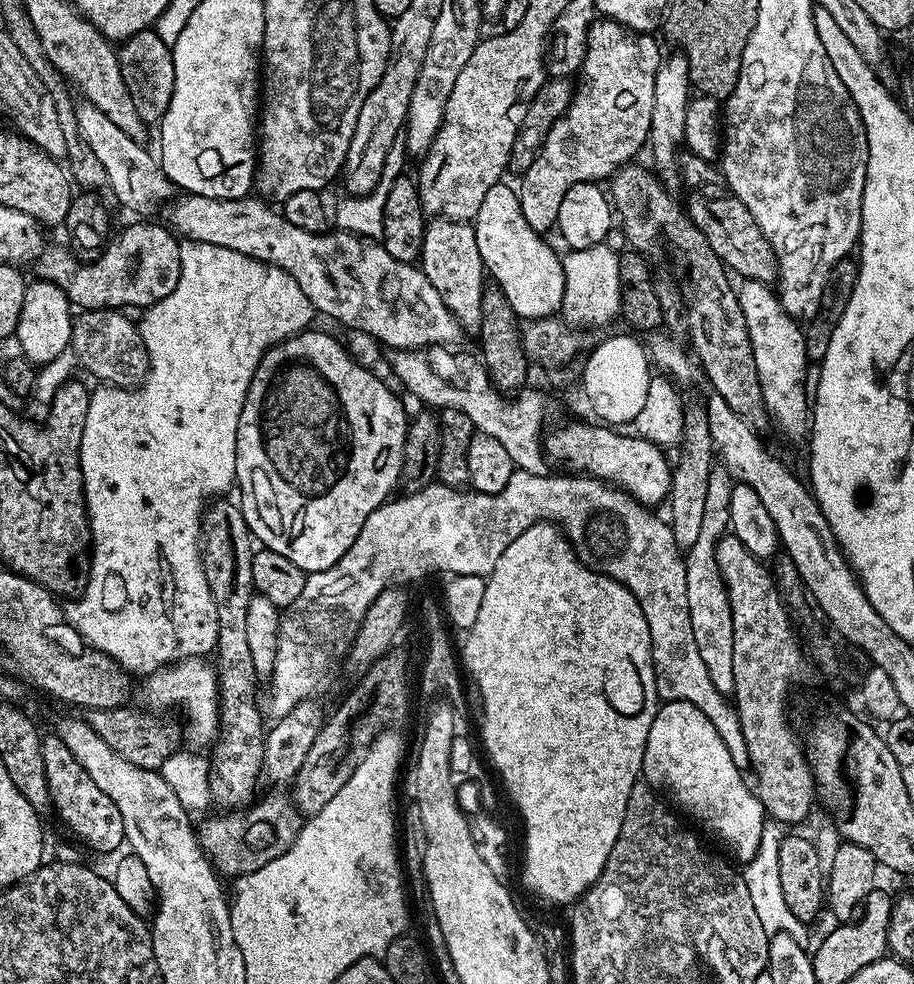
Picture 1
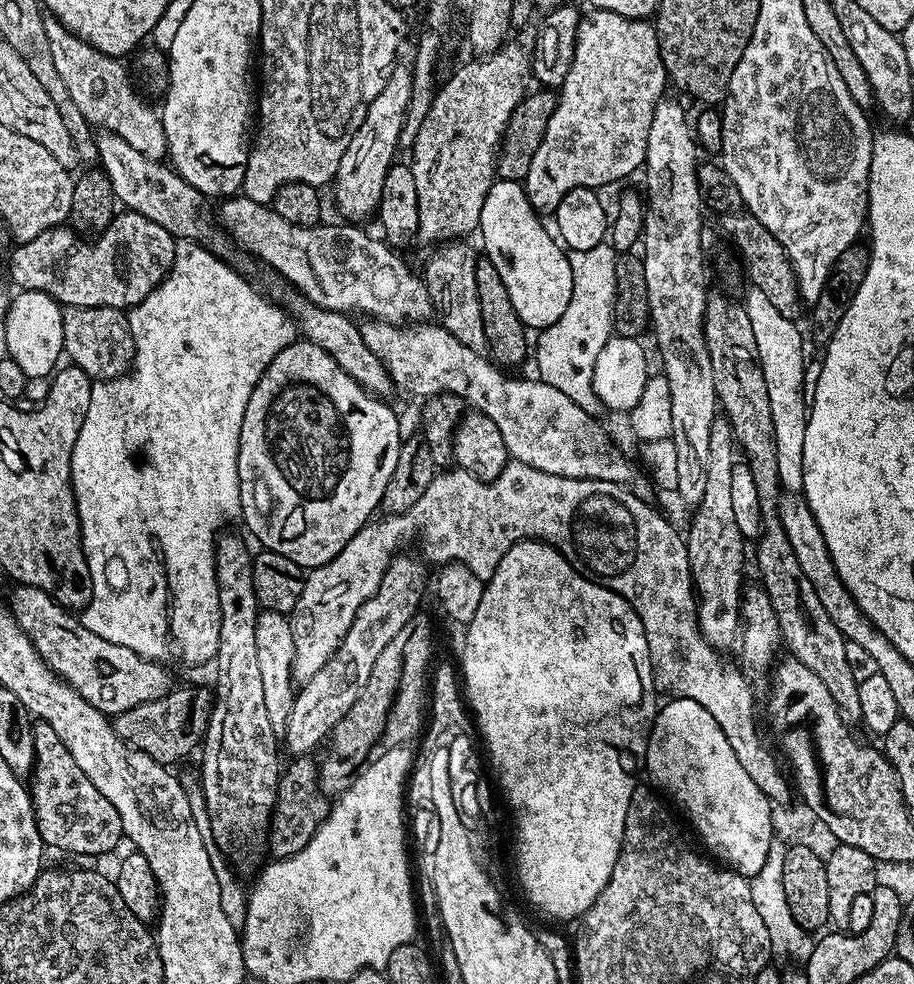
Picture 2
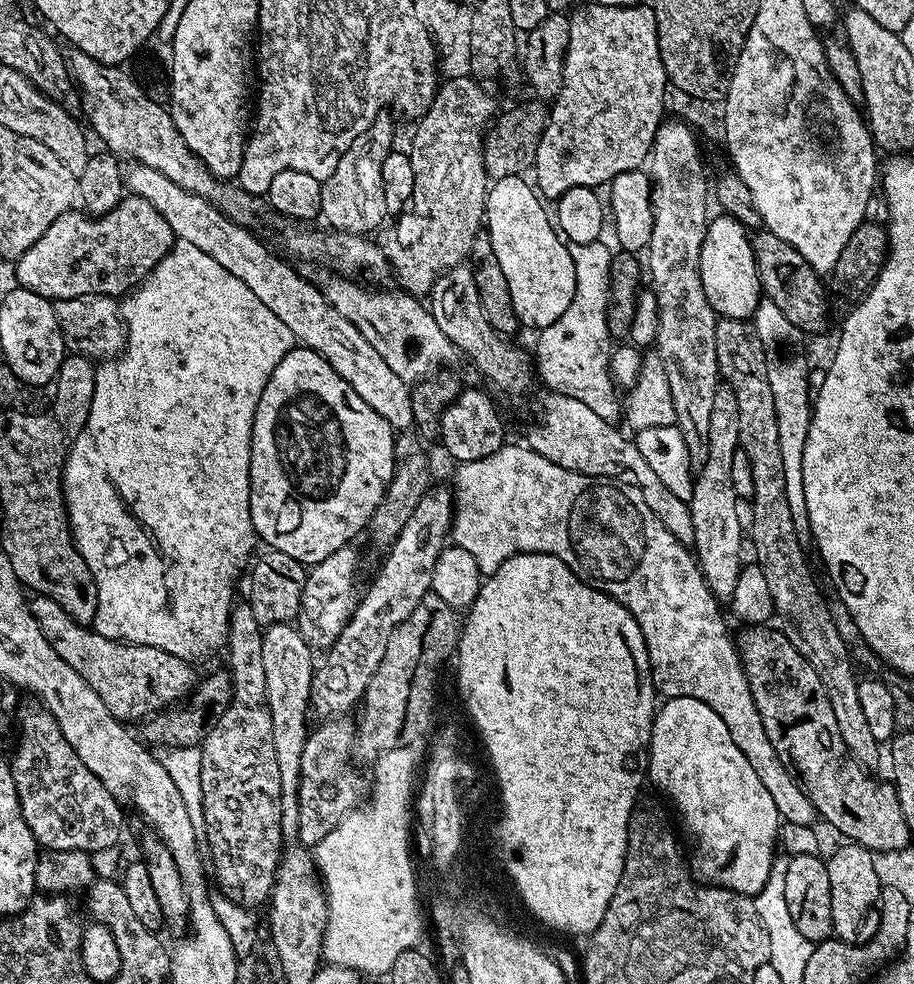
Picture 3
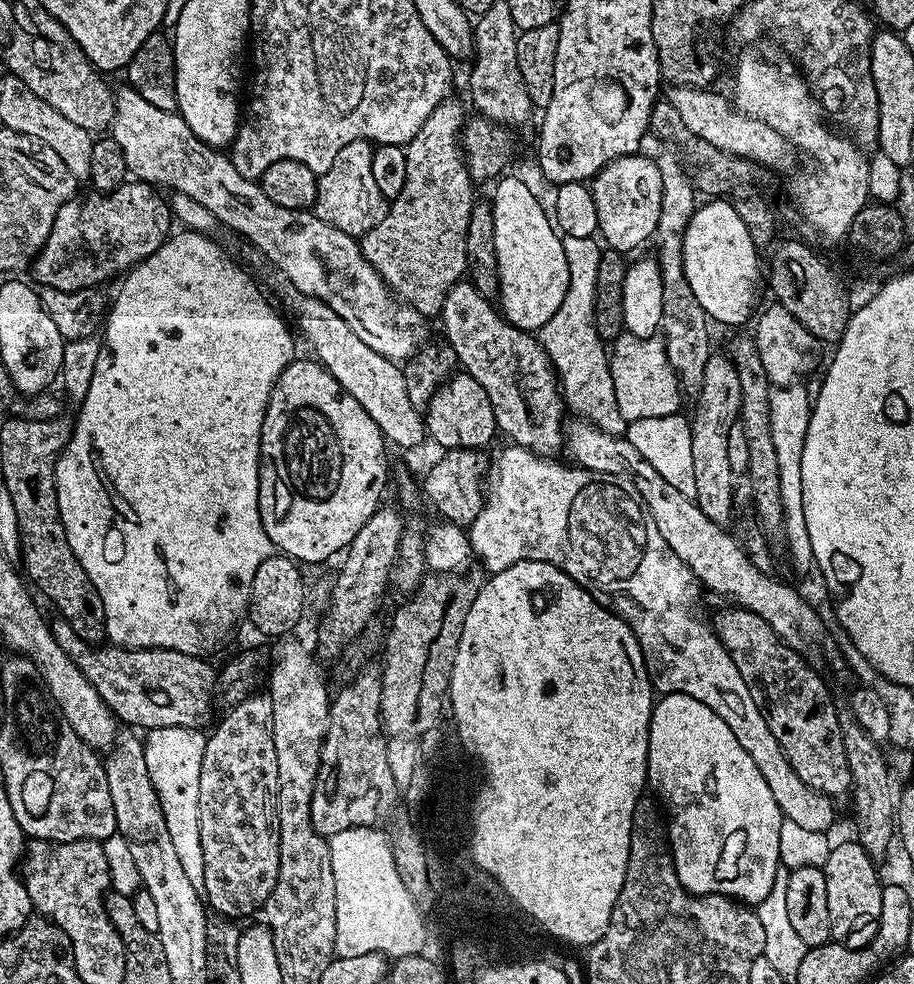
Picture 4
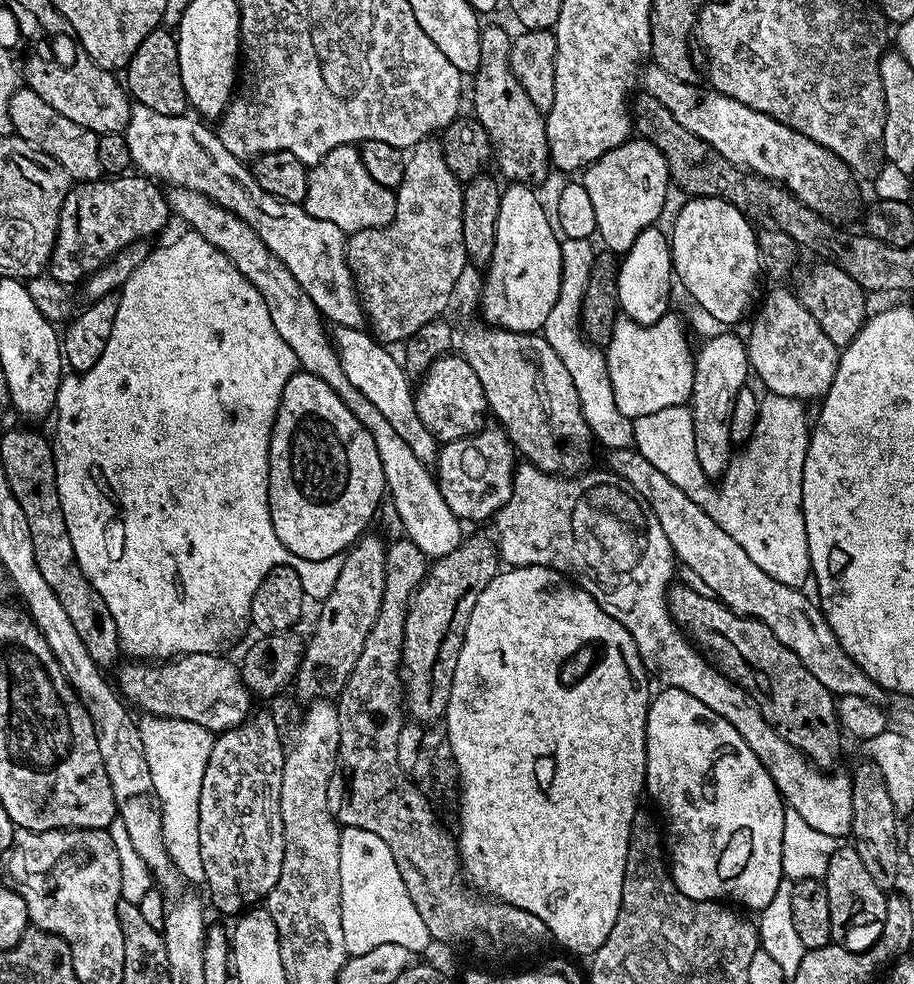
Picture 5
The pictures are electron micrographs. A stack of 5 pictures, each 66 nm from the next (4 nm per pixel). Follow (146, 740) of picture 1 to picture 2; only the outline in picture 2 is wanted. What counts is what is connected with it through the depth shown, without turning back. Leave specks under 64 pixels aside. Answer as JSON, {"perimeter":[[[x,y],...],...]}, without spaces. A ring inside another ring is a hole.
{"perimeter":[[[173,687],[171,692],[154,702],[142,702],[142,706],[134,706],[134,710],[118,714],[112,720],[112,728],[118,738],[142,754],[154,758],[160,764],[172,766],[175,760],[190,755],[192,751],[195,753],[201,747],[214,701],[213,693],[209,689],[208,692],[204,688],[195,692],[192,688]]]}

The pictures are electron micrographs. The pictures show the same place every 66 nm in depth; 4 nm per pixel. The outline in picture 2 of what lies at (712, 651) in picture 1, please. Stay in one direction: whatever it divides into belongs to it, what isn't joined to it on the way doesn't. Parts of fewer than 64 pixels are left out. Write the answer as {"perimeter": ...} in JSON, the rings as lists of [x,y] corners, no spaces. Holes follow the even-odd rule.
{"perimeter":[[[718,418],[710,426],[710,458],[706,462],[706,491],[700,503],[695,505],[696,517],[686,531],[688,557],[692,584],[696,588],[696,617],[700,623],[700,633],[706,642],[717,650],[725,650],[737,643],[741,631],[741,595],[740,567],[744,564],[744,545],[734,522],[730,481],[733,467],[738,461],[738,452],[734,447],[732,428],[727,419]]]}

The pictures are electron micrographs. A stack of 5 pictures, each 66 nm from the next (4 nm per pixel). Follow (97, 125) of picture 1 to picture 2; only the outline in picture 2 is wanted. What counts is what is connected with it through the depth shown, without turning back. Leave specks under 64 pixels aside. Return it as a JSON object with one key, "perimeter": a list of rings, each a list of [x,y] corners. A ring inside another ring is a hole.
{"perimeter":[[[101,131],[96,136],[98,146],[99,167],[110,178],[110,186],[114,186],[117,201],[127,211],[137,212],[150,222],[158,222],[171,236],[181,240],[194,240],[198,244],[210,249],[221,260],[228,261],[242,276],[256,278],[262,271],[261,265],[248,252],[241,250],[234,243],[231,236],[224,231],[219,223],[208,217],[204,209],[206,198],[190,182],[181,178],[167,163],[146,158],[146,154],[138,154],[134,146],[122,142],[118,134]]]}

